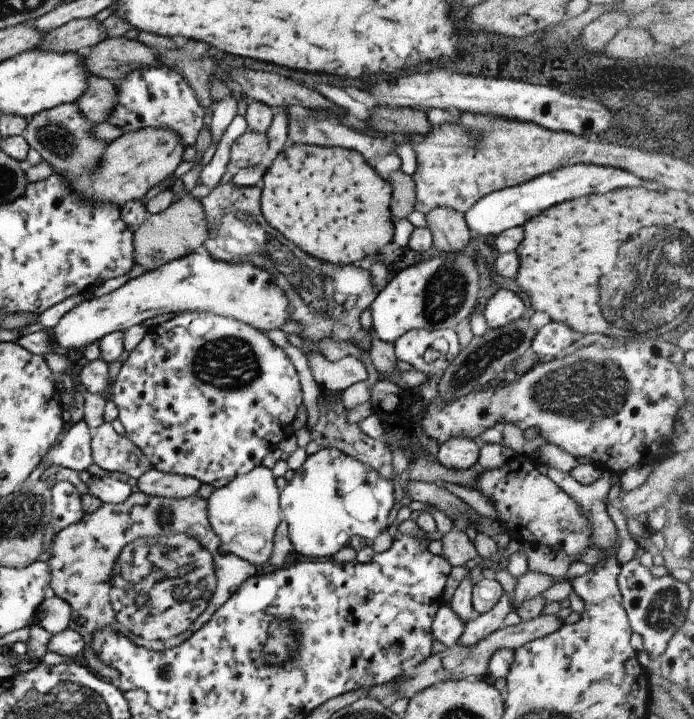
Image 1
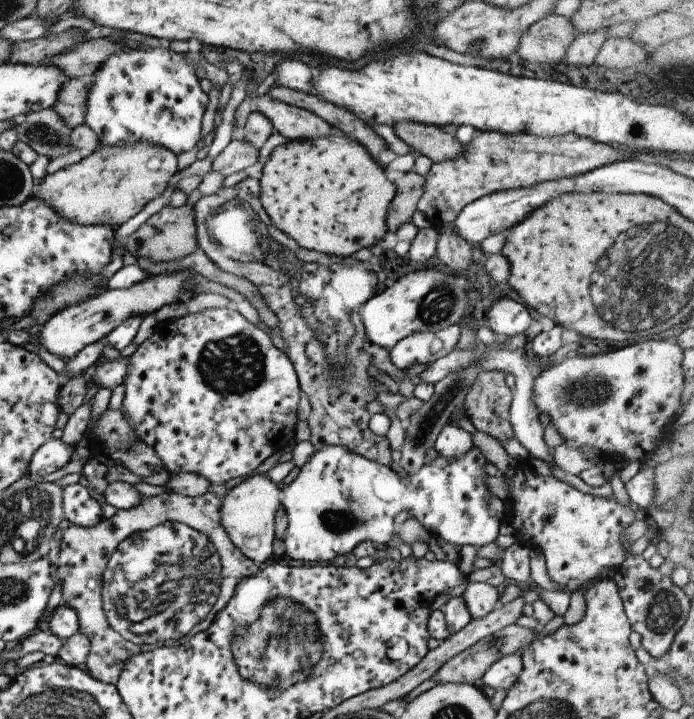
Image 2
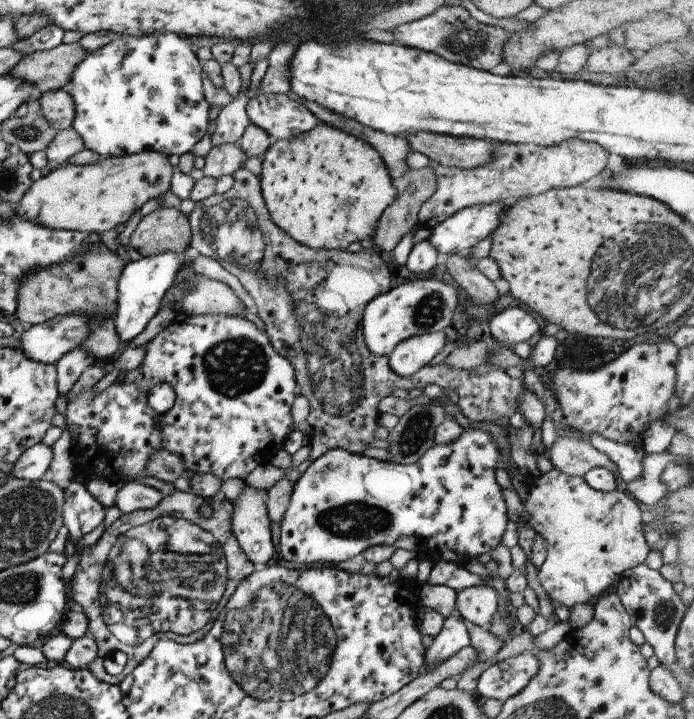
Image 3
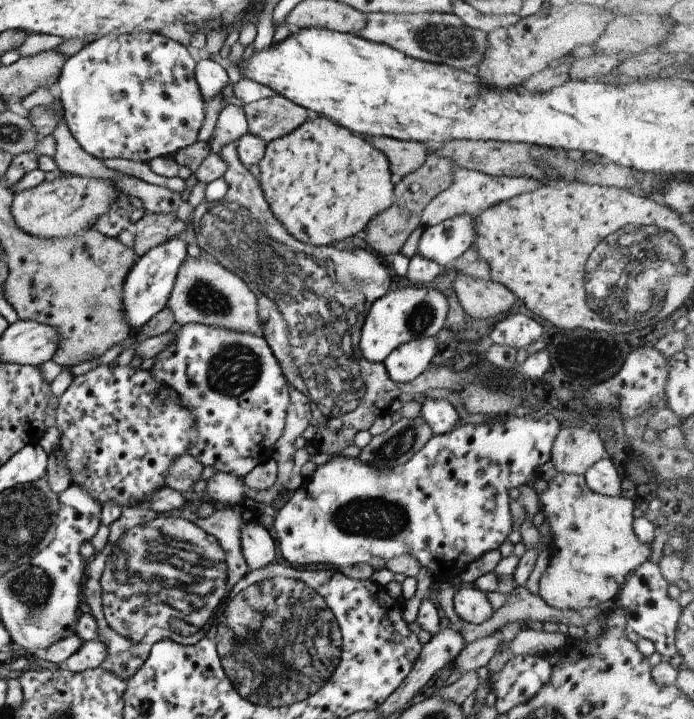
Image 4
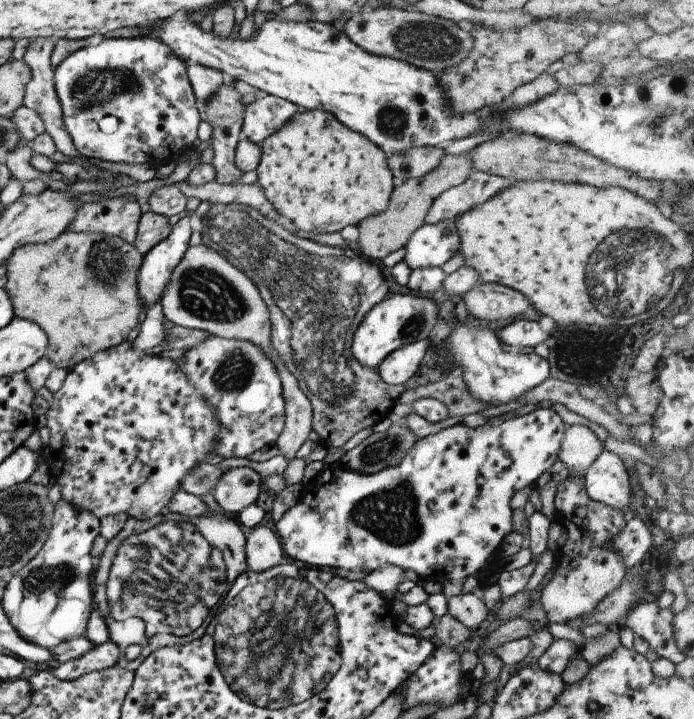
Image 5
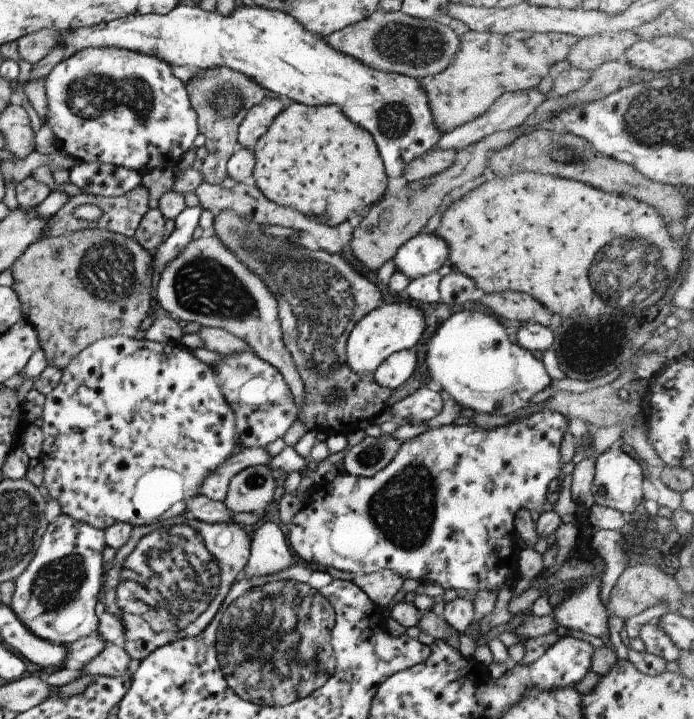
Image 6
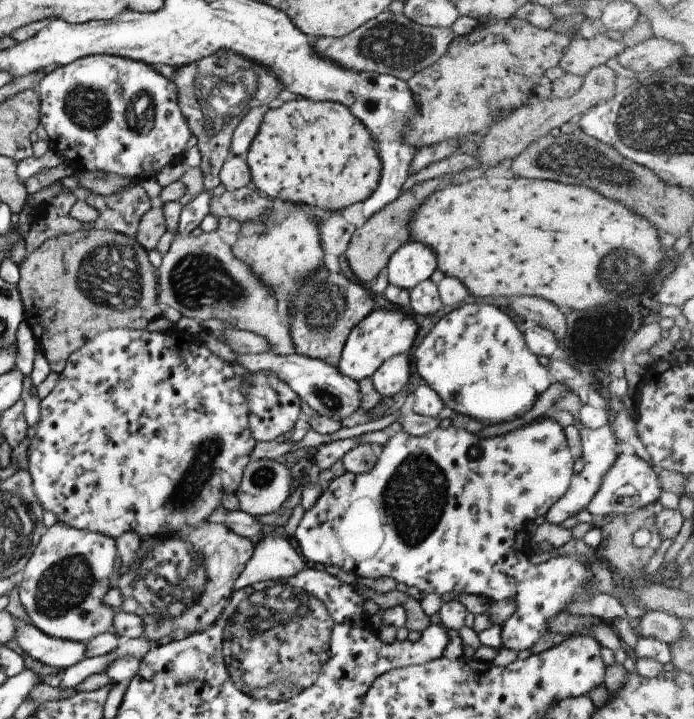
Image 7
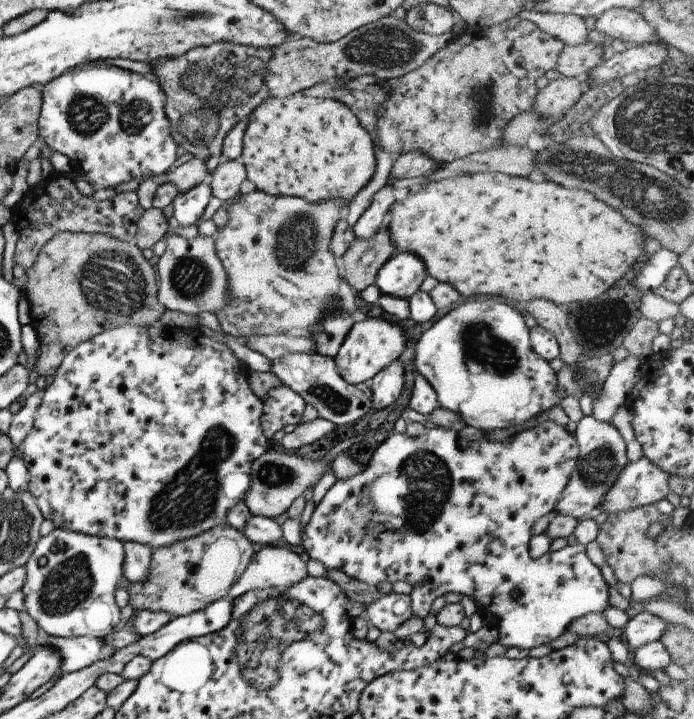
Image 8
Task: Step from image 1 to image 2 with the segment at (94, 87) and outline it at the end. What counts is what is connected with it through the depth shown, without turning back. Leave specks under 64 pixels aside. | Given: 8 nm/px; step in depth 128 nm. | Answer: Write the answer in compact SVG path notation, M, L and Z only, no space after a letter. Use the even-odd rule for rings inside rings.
M72 78L61 85L52 109L70 129L84 124L86 98L90 84L90 79Z

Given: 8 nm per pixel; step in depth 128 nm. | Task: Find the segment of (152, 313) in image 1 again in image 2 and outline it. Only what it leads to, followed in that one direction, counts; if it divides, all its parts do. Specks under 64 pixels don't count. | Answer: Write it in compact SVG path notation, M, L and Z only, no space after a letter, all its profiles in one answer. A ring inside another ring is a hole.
M181 269L149 275L126 289L105 289L97 295L87 297L83 302L63 307L42 324L38 332L38 346L42 345L49 354L60 356L59 358L63 360L68 359L84 346L103 339L106 334L131 317L143 319L147 314L155 313L161 306L176 302L181 304L197 295L192 294L193 287L190 285L192 274L196 273L191 269Z

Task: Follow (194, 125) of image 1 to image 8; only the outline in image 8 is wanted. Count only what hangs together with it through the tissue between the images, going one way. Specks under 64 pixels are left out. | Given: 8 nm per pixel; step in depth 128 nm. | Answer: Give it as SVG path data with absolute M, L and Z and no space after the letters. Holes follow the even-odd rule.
M91 61L82 64L79 67L70 68L68 71L62 72L59 76L49 80L48 83L41 88L42 106L38 116L38 134L43 138L46 145L51 151L59 152L67 156L70 164L82 172L89 182L95 188L112 188L120 182L125 182L131 178L139 176L152 177L153 175L160 175L168 171L167 168L173 164L175 157L175 150L177 144L170 133L172 128L165 114L164 104L166 101L164 92L160 87L159 81L154 76L145 76L140 73L134 73L129 70L121 69L105 62Z

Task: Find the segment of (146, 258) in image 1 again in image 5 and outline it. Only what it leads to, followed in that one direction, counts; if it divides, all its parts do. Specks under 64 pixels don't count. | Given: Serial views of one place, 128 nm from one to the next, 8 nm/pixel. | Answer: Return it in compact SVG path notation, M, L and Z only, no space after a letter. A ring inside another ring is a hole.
M151 211L141 213L133 245L135 245L137 252L140 252L143 256L155 244L161 242L171 229L172 226L167 223L166 216L161 216Z

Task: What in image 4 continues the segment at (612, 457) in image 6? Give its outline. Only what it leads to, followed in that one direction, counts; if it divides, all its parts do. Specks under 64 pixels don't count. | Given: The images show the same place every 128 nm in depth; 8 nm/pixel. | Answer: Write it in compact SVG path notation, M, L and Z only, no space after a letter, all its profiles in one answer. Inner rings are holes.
M606 456L592 464L583 474L589 490L600 495L619 496L621 476Z

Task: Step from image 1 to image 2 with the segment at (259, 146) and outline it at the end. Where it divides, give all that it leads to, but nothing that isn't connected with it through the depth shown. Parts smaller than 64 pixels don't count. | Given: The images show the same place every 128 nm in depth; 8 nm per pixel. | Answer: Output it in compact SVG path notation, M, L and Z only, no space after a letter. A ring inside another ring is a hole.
M233 137L217 154L211 164L211 171L221 173L224 177L243 171L257 160L258 148L250 145L245 139Z

